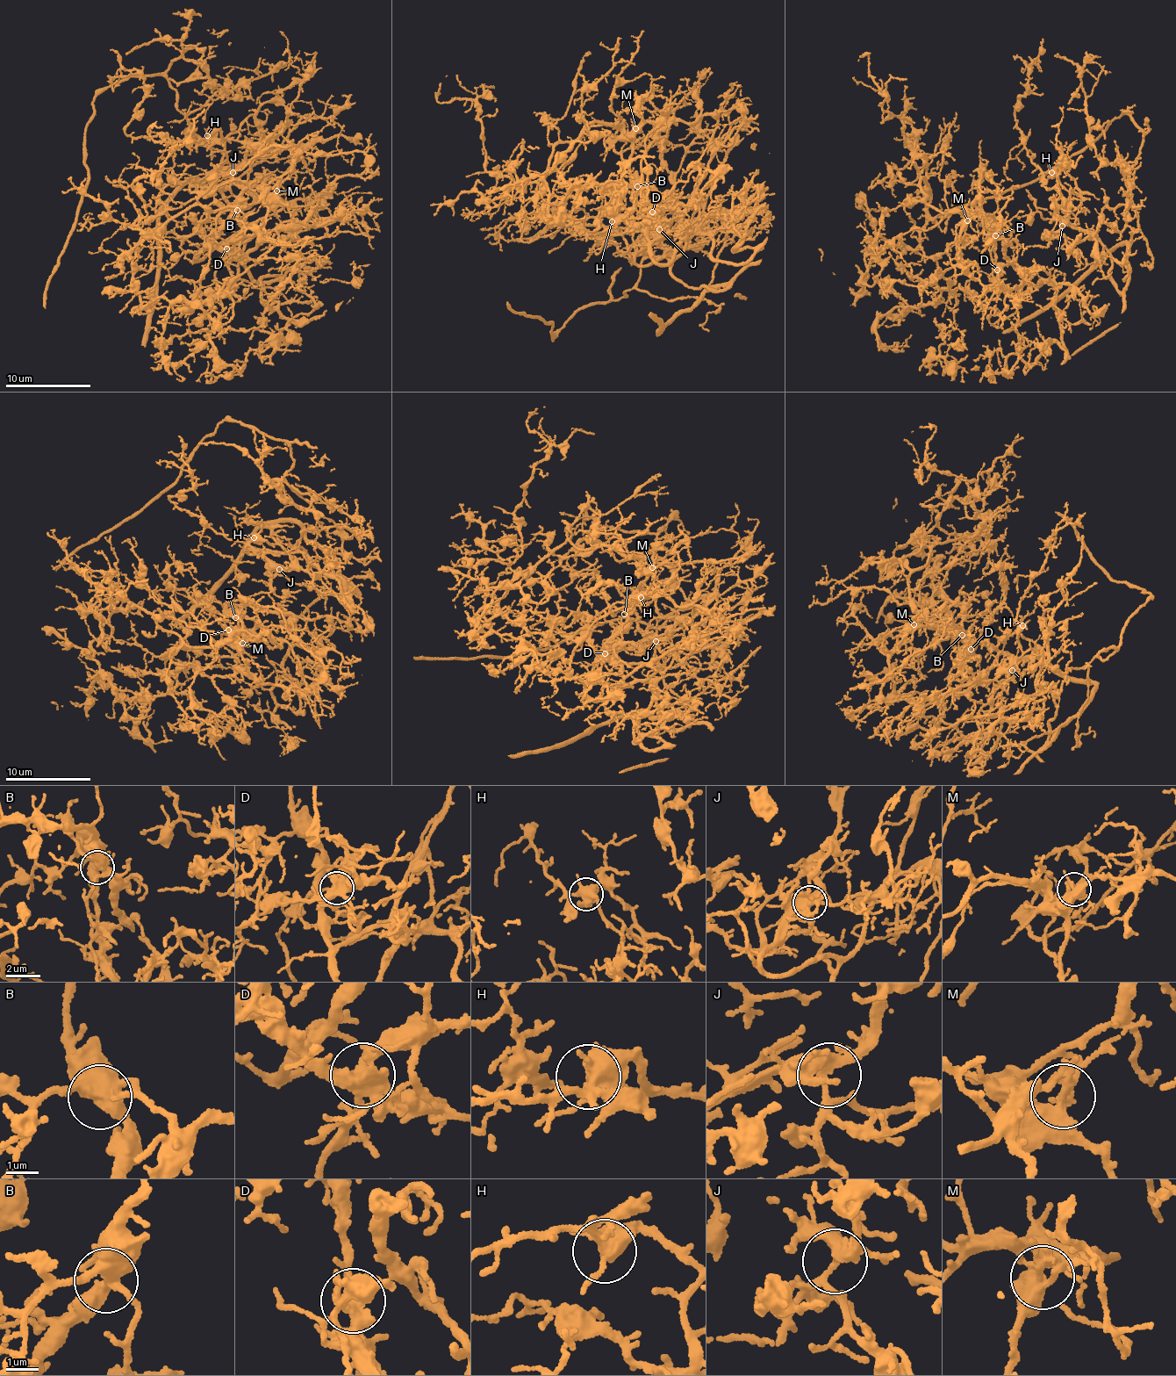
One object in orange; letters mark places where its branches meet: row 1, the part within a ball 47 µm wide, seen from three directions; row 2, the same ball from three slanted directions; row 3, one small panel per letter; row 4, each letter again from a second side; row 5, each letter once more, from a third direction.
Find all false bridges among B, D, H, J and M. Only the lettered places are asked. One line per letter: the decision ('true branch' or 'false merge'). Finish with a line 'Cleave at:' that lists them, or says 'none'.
B: true branch
D: false merge
H: true branch
J: true branch
M: true branch
Cleave at: D

